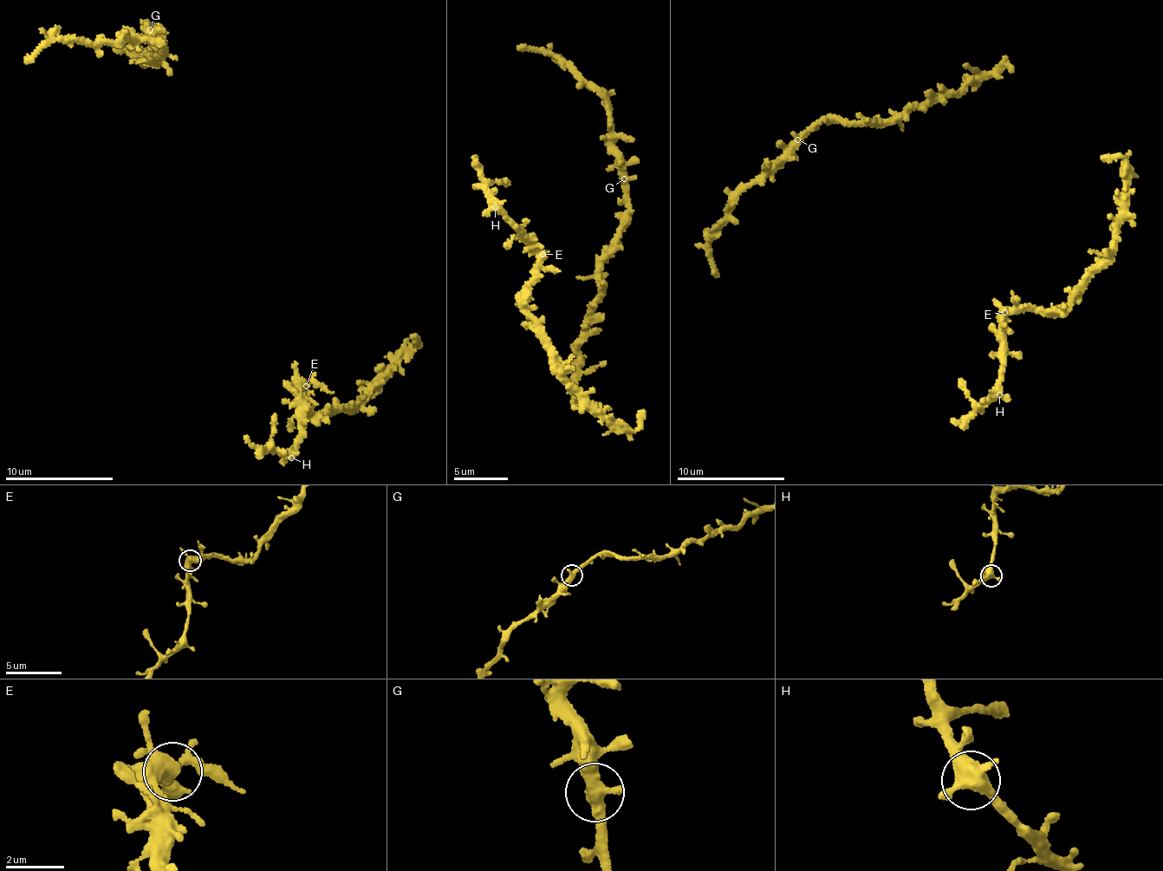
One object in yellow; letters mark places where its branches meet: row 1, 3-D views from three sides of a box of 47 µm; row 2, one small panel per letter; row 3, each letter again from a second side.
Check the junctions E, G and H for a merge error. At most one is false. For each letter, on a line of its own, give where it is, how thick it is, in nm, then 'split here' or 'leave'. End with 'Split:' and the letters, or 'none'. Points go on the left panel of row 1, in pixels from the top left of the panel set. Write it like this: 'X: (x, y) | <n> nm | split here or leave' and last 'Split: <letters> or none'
E: (306, 386) | 400 nm | leave
G: (150, 29) | 500 nm | leave
H: (291, 458) | 500 nm | leave
Split: none

